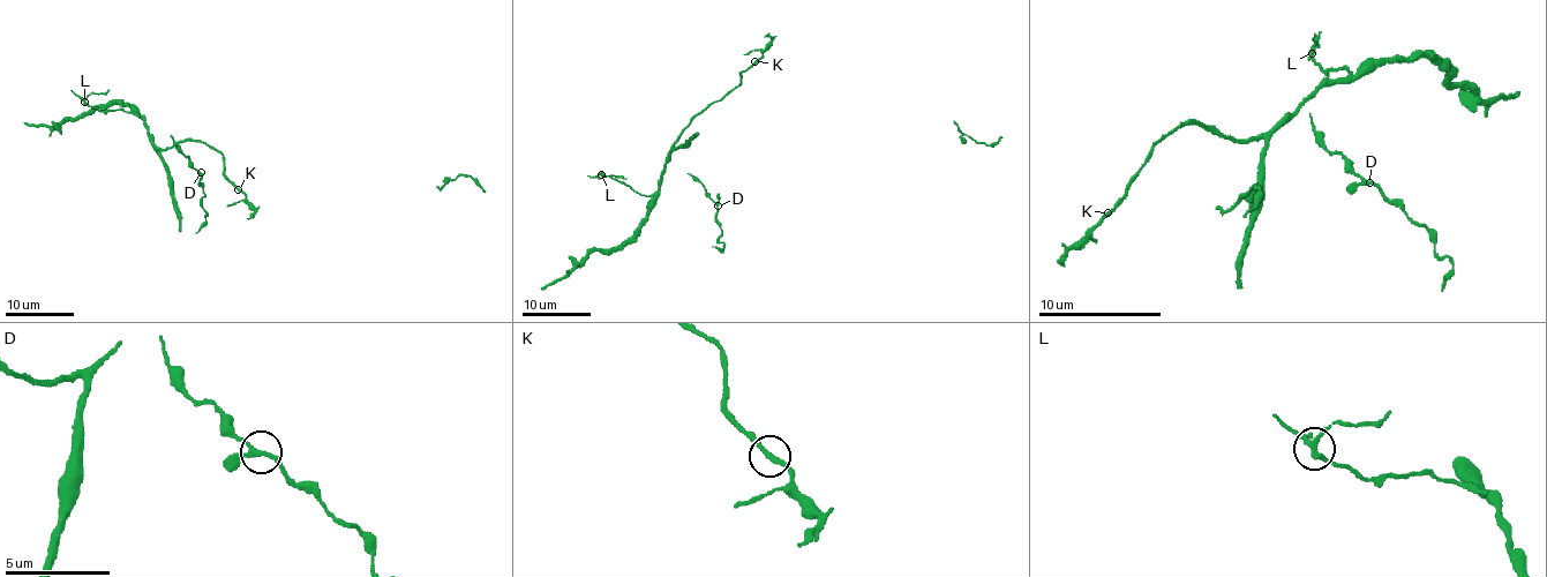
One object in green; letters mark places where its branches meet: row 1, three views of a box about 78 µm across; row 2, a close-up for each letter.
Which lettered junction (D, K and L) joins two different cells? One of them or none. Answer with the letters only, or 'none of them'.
L

